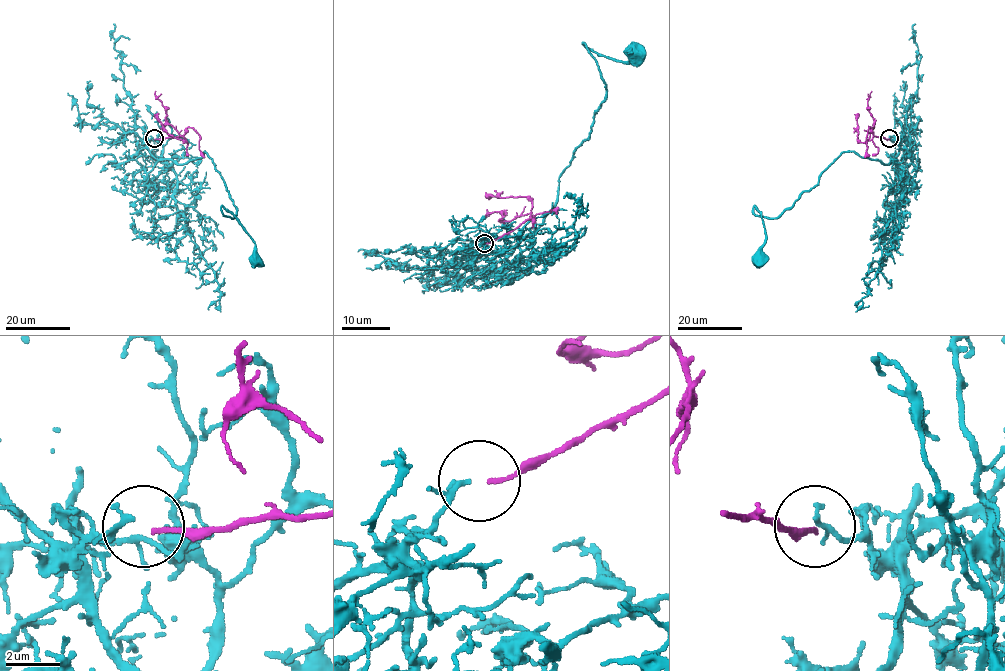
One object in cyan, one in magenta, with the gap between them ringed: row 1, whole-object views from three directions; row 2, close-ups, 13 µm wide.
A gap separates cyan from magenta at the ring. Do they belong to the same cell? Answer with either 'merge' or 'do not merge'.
do not merge

